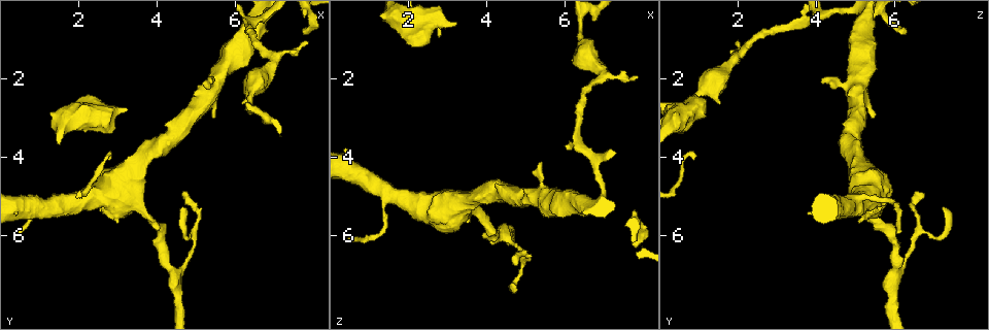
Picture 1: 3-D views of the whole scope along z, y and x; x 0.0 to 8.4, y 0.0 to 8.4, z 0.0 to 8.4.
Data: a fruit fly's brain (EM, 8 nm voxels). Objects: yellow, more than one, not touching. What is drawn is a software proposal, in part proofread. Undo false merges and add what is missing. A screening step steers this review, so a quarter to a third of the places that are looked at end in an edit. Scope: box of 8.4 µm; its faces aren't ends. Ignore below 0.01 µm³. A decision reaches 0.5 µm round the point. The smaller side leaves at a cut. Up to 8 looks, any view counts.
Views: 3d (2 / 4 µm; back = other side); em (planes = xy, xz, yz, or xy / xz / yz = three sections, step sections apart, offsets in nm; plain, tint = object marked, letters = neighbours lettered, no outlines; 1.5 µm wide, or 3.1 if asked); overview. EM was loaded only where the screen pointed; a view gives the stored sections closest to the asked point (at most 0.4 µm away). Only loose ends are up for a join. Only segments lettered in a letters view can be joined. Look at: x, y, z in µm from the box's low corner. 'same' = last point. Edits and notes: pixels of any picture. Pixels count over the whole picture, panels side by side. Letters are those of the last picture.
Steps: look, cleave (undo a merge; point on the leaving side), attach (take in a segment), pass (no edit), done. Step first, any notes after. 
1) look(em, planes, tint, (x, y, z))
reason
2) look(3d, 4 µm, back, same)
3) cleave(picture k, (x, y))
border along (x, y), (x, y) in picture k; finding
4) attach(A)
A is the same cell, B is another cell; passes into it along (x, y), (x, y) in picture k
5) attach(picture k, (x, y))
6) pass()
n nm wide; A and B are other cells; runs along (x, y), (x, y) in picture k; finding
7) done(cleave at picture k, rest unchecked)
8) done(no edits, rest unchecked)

look(3d, 2 µm, (7.90, 1.10, 1.95))
tapers out

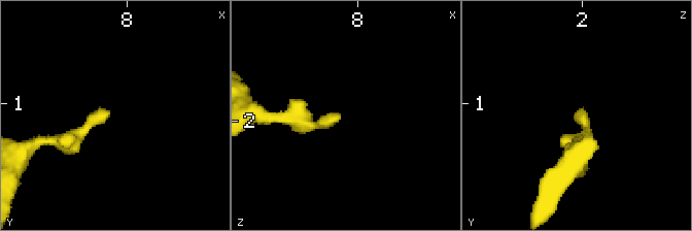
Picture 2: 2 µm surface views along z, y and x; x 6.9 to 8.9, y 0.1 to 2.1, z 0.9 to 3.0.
look(em, planes, letters, (7.86, 1.08, 1.94))
need the tissue

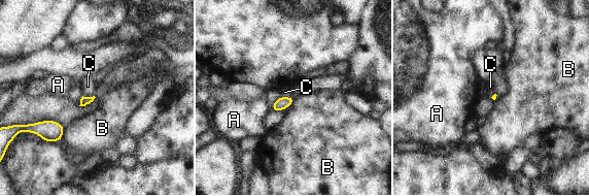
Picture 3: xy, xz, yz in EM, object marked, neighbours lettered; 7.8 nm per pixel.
pass()
B touches over 110 nm; A, B and C are other cells; border along (65, 128), (60, 140) in picture 3; no lettered segment goes on from it

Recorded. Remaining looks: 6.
look(3d, 4 µm, (3.25, 2.80, 0.60))
free end

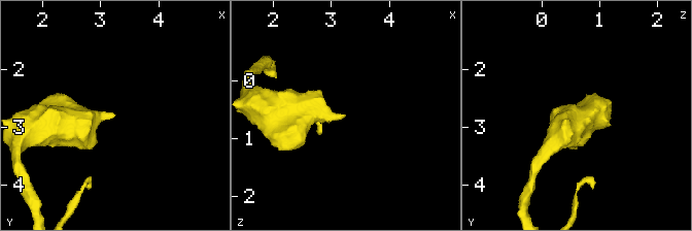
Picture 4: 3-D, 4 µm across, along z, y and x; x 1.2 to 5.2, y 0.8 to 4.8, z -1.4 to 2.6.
look(em, yz, step 4, letters, (3.20, 2.85, 0.60))

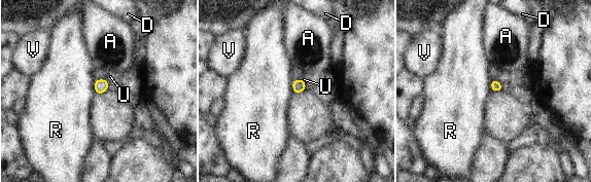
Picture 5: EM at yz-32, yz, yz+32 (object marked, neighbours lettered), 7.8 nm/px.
look(em, planes, letters, same)

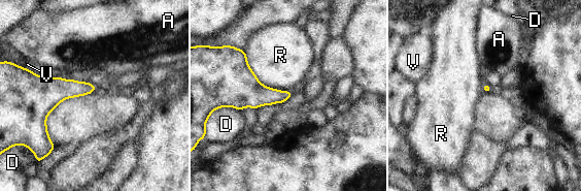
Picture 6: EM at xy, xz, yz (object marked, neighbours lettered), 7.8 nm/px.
pass()
A, D, R and V are other cells; border along (243, 50), (263, 84), (292, 92) in picture 6; no lettered segment goes on from it

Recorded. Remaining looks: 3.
look(3d, 2 µm, (7.75, 0.90, 6.15))
end of a long branch

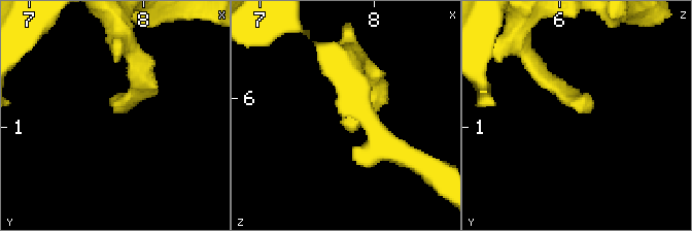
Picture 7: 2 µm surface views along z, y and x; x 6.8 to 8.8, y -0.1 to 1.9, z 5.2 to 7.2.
look(em, planes, tint, (7.74, 0.88, 6.16))

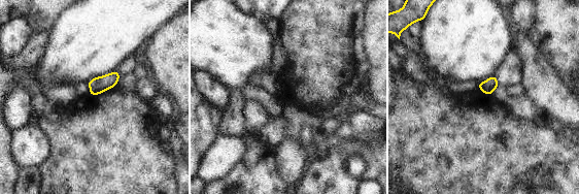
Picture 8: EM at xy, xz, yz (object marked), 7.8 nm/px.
look(em, planes, letters, same)

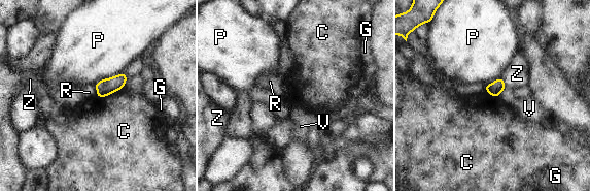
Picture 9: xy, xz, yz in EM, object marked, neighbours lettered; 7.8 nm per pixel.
pass()
P touches over 240 nm; C, G, P, R, V and Z are other cells; border along (123, 88), (97, 98) in picture 9; no lettered segment goes on from it

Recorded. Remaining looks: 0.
done(no edits, rest unchecked)

